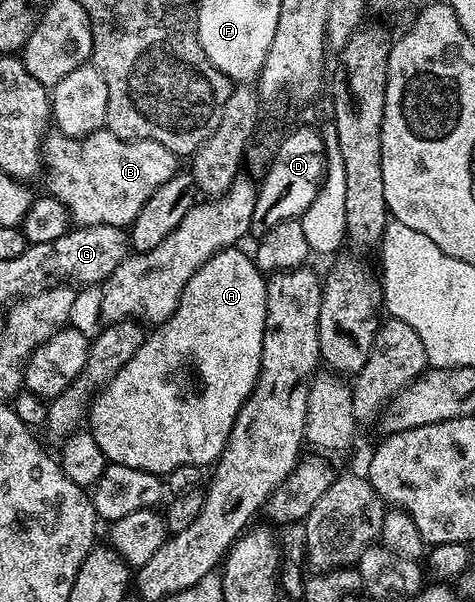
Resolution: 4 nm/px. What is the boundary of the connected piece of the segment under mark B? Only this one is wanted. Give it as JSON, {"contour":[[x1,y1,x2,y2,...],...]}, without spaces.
{"contour":[[107,128,97,129,95,133,89,133,87,137,65,137,62,132,50,131,46,134,46,140,42,142,42,155,45,166,48,168,48,177,50,173,50,189,49,196,55,197,60,203,66,205,67,211,70,213,73,224,81,227,84,225,120,225,128,227,140,215,140,207,144,207,144,203,148,203,148,199,155,193,164,183,168,183,174,178,174,174,179,172,179,158,172,151,168,151,168,147,164,147,155,141,125,141,116,135,112,135]]}

